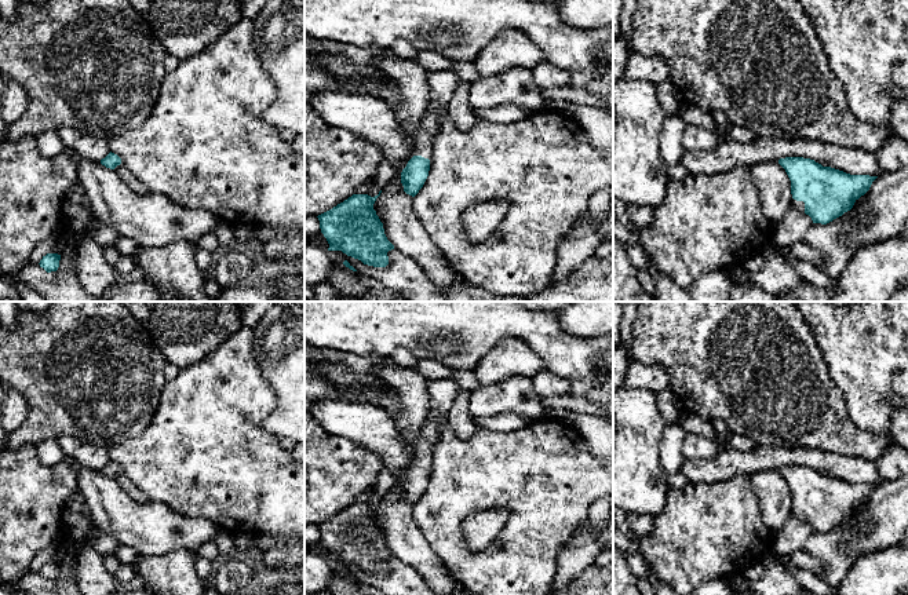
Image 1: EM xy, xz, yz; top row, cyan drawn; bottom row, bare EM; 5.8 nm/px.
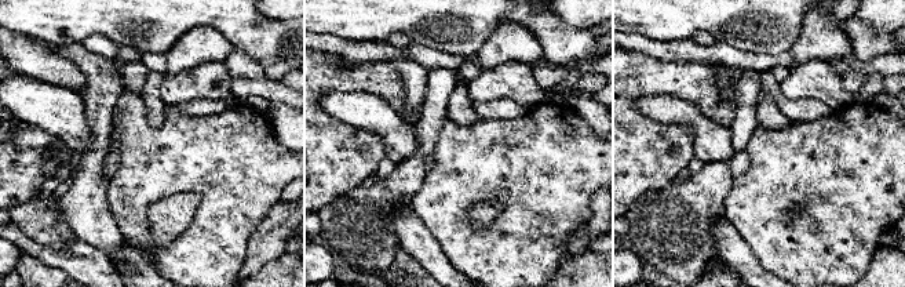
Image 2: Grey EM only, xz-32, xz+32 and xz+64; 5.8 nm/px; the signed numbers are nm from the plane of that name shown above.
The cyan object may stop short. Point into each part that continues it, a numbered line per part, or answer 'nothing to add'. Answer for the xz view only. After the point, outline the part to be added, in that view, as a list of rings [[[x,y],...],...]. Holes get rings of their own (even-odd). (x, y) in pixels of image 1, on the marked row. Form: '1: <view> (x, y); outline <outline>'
1: xz (442, 83); outline [[[435,70],[427,73],[430,101],[416,132],[415,156],[431,158],[433,142],[440,124],[440,113],[448,109],[448,103],[459,81],[460,77],[455,70]]]

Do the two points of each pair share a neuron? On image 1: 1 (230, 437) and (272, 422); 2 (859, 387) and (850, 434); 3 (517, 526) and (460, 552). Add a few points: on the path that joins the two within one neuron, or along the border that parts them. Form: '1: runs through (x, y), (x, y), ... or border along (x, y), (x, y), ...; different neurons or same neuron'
1: border along (274, 395), (263, 427), (279, 441); different neurons
2: border along (841, 391), (849, 419), (856, 426), (882, 435); different neurons
3: runs through (514, 544), (500, 558), (478, 558); same neuron

